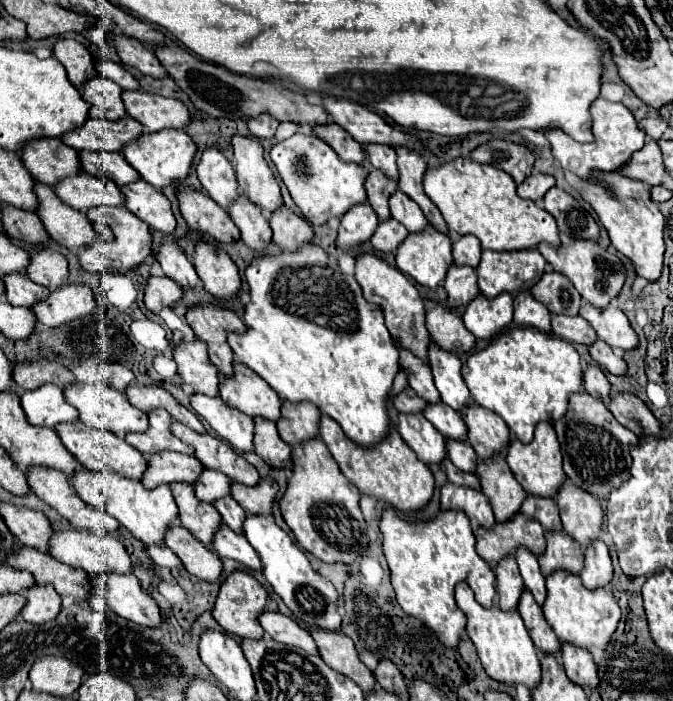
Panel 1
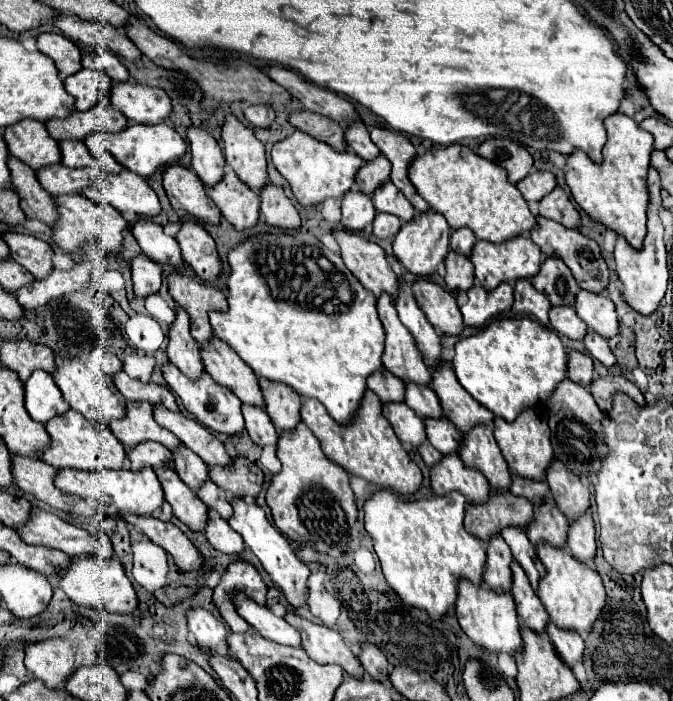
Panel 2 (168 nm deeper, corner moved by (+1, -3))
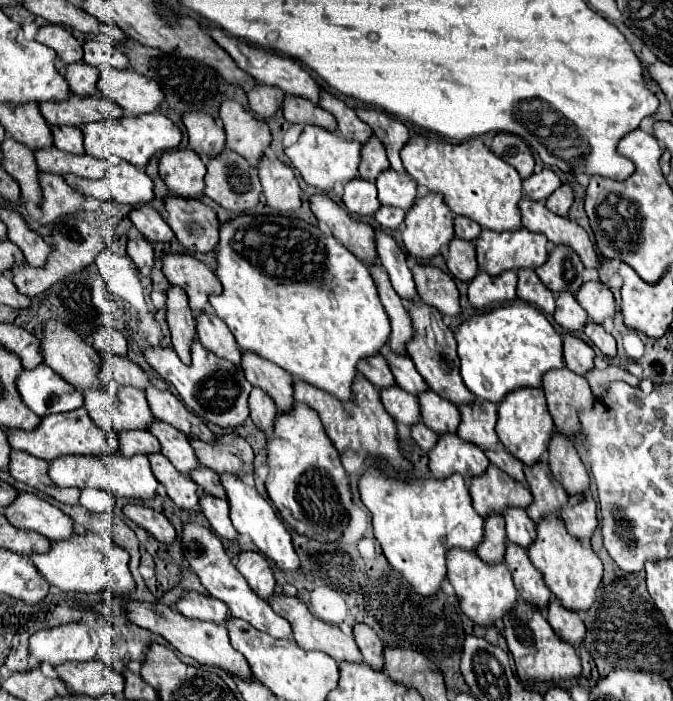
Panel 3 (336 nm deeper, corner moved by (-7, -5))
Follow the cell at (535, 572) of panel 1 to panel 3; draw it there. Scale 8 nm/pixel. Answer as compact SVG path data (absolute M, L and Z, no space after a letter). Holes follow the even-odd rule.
M506 508L504 520L506 520L506 534L510 542L520 544L524 548L528 548L534 542L536 524L528 518L524 508Z

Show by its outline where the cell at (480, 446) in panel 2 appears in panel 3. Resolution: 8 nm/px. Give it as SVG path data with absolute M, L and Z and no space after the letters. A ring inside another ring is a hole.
M476 398L472 404L458 406L460 424L458 434L460 438L480 446L482 450L498 450L500 442L494 432L496 426L496 404Z

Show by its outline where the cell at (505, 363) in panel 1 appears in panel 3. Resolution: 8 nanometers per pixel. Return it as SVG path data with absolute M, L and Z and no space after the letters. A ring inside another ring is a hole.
M510 302L510 304L496 306L496 308L490 308L484 312L476 312L456 328L454 338L458 342L460 372L462 372L466 388L474 396L496 402L496 404L508 392L512 392L516 388L540 388L544 372L564 366L562 336L554 330L554 326L546 320L546 316L536 306L526 304L526 302Z

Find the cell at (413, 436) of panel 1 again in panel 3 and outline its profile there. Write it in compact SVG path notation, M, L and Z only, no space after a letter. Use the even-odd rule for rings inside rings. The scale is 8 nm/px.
M386 386L380 390L380 400L386 408L386 412L402 424L412 426L414 422L420 420L420 410L418 410L418 400L414 394L408 394L400 386Z

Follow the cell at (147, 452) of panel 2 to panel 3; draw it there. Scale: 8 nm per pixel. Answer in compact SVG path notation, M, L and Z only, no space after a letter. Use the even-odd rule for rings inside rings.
M122 430L114 434L118 440L118 450L124 456L134 456L134 454L152 454L160 452L160 442L148 432L148 430Z

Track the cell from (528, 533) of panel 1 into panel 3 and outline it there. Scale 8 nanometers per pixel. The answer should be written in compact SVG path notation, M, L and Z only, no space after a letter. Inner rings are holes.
M490 464L490 468L470 480L470 496L474 502L474 510L480 516L486 516L490 512L504 512L508 506L530 506L532 494L522 484L512 480L506 472Z

